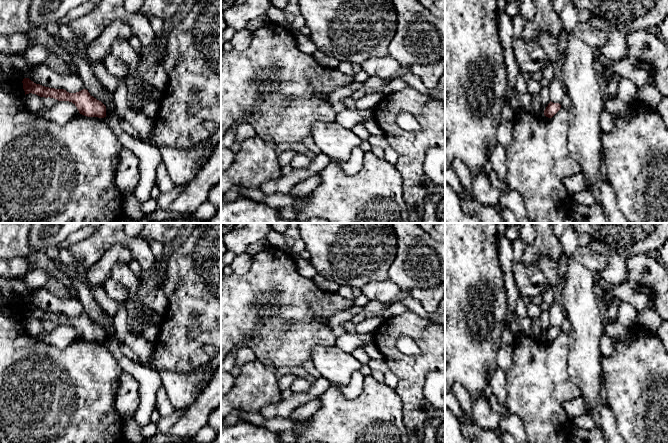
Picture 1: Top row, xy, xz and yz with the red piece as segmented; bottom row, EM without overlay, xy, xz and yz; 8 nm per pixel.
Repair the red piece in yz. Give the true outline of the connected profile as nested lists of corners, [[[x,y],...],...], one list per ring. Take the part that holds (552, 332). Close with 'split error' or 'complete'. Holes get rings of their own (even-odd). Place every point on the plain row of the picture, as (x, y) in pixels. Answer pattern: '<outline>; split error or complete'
[[[550,325],[546,333],[544,334],[544,339],[548,342],[552,342],[561,332],[559,327],[553,327]]]; complete

